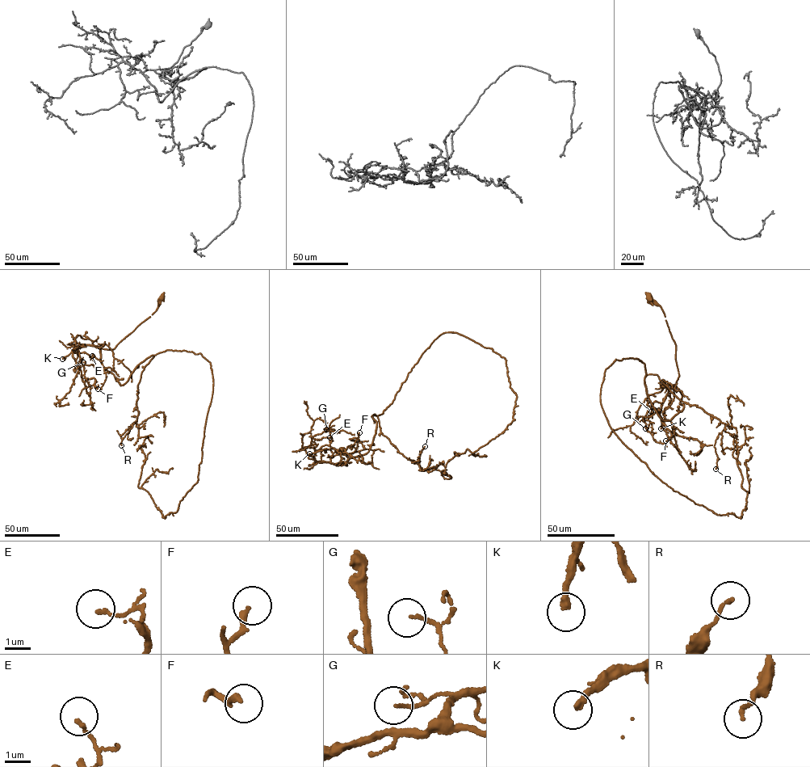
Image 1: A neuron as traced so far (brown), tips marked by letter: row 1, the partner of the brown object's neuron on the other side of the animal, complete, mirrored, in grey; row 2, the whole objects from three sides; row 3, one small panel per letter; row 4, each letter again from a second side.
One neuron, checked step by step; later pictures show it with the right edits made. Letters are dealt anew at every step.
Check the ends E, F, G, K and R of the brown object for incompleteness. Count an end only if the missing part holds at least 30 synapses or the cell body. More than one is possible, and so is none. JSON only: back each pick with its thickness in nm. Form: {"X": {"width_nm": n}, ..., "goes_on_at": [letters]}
{"goes_on_at": []}

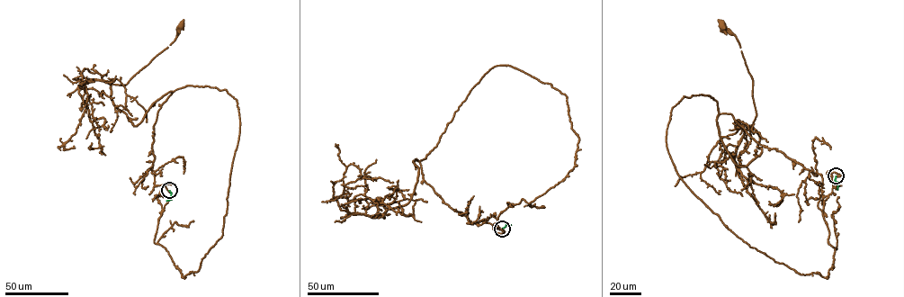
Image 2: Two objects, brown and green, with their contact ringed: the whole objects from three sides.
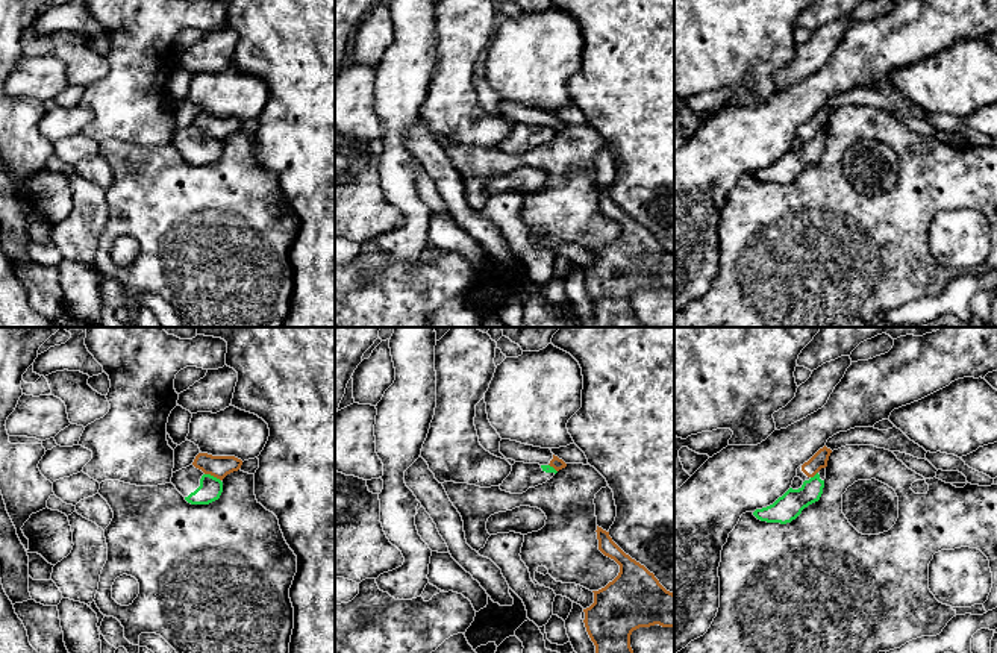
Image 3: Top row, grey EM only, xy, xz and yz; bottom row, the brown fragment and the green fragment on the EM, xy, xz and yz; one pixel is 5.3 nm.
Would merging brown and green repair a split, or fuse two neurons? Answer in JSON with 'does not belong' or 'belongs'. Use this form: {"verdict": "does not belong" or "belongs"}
{"verdict": "does not belong"}

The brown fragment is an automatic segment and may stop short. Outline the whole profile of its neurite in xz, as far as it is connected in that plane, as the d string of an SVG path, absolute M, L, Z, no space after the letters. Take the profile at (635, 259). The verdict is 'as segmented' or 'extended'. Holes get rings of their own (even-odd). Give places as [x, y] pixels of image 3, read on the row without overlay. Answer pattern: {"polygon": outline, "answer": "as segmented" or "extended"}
{"polygon": "M597 186L599 211L620 226L618 236L605 248L594 253L594 264L583 270L585 288L595 306L599 327L645 327L639 324L630 308L630 295L639 288L659 285L674 288L674 255L667 252L644 226L626 215L609 197L609 192Z", "answer": "as segmented"}

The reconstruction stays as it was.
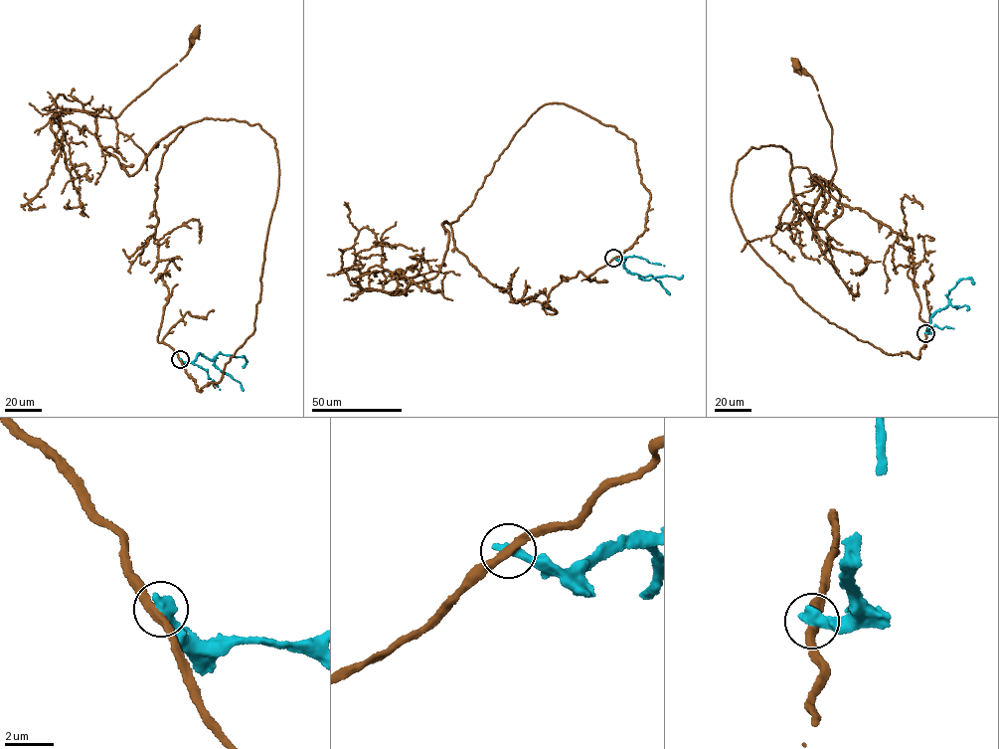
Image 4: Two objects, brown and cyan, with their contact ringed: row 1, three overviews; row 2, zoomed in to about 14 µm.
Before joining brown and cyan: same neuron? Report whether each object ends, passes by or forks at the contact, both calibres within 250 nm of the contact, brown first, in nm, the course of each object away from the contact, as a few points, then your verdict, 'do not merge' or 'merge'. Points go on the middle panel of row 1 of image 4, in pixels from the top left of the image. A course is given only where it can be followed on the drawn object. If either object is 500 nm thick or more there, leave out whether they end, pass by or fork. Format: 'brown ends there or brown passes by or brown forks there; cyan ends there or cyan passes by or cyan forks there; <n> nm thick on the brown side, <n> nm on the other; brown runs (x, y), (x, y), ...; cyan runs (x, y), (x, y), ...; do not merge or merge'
320 nm thick on the brown side, 550 nm on the other; brown runs (613, 258), (645, 230), (635, 143), (556, 102), (442, 224), (436, 276), (392, 295), (407, 294), (401, 272); cyan runs (613, 258), (624, 258), (625, 268), (639, 275), (639, 278), (653, 277), (668, 293); do not merge

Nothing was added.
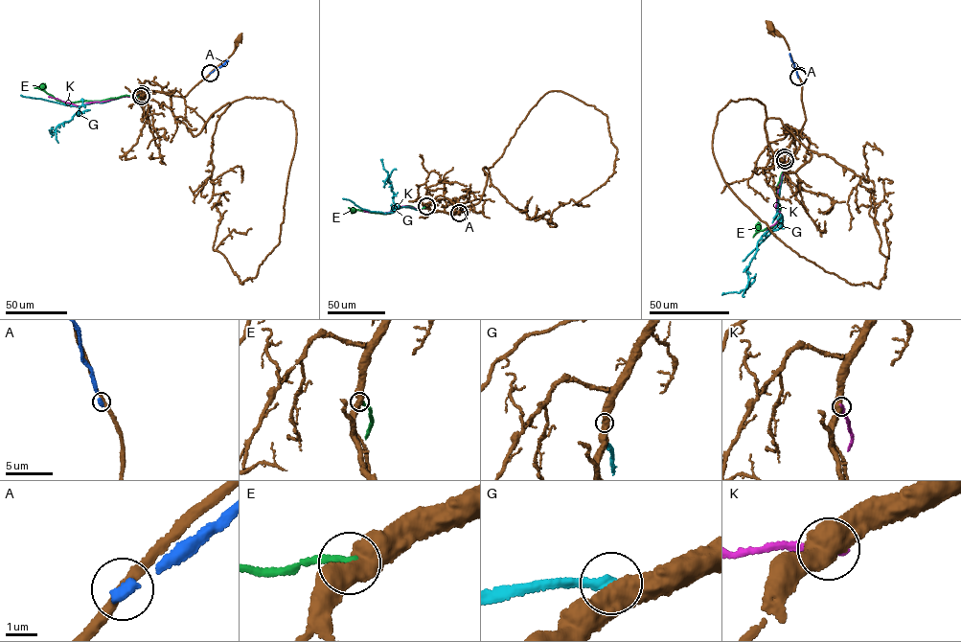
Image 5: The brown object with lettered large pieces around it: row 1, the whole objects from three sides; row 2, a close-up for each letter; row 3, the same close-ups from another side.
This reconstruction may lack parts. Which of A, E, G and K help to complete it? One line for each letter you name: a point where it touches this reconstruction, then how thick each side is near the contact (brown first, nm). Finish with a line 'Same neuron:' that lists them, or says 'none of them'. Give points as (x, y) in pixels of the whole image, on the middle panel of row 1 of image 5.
Same neuron: none of them

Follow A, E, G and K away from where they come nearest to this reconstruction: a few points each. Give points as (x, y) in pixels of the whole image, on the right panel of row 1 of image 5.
A: (798, 77), (789, 53)
E: (784, 161), (786, 165), (777, 186), (780, 205), (778, 221), (753, 237)
G: (784, 157), (786, 166), (777, 209), (783, 222), (758, 241), (748, 266), (748, 287), (722, 293)
K: (784, 160), (786, 165), (775, 205), (781, 217), (766, 232)

